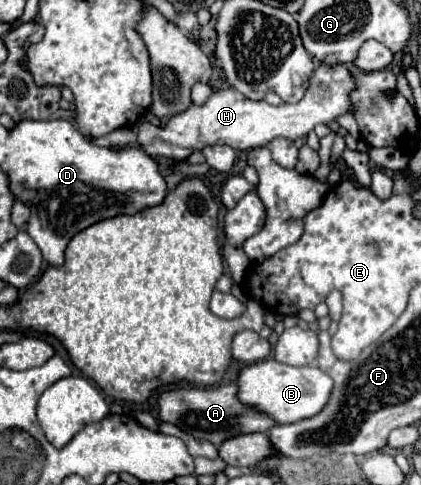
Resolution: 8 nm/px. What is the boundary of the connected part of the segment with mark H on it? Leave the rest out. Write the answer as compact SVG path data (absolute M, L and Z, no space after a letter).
M320 65L310 77L306 95L296 105L282 103L274 107L266 101L250 101L234 89L220 89L214 91L206 103L188 107L186 111L170 117L164 125L140 123L136 141L148 155L164 155L172 159L184 159L194 149L202 151L202 147L210 147L210 143L226 143L238 151L250 151L254 147L268 145L274 137L286 137L294 141L298 137L306 137L306 133L318 123L328 123L338 115L348 113L348 93L352 87L352 75L344 65Z

